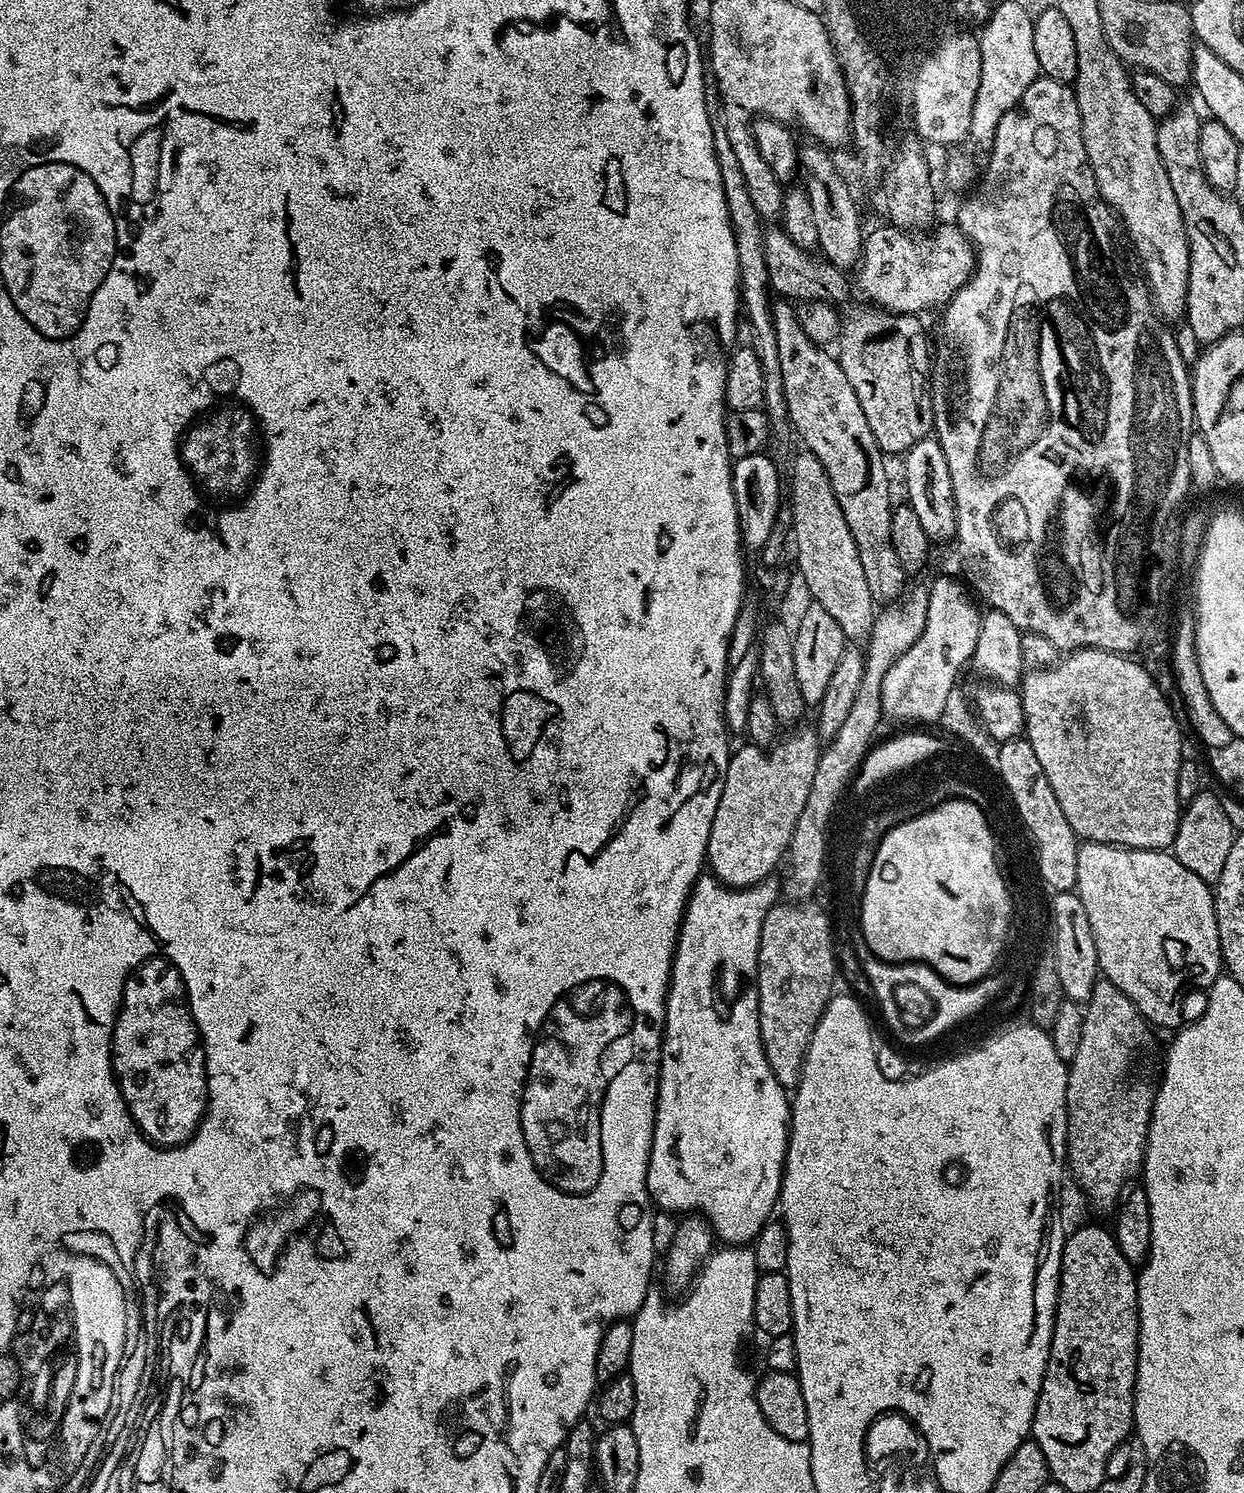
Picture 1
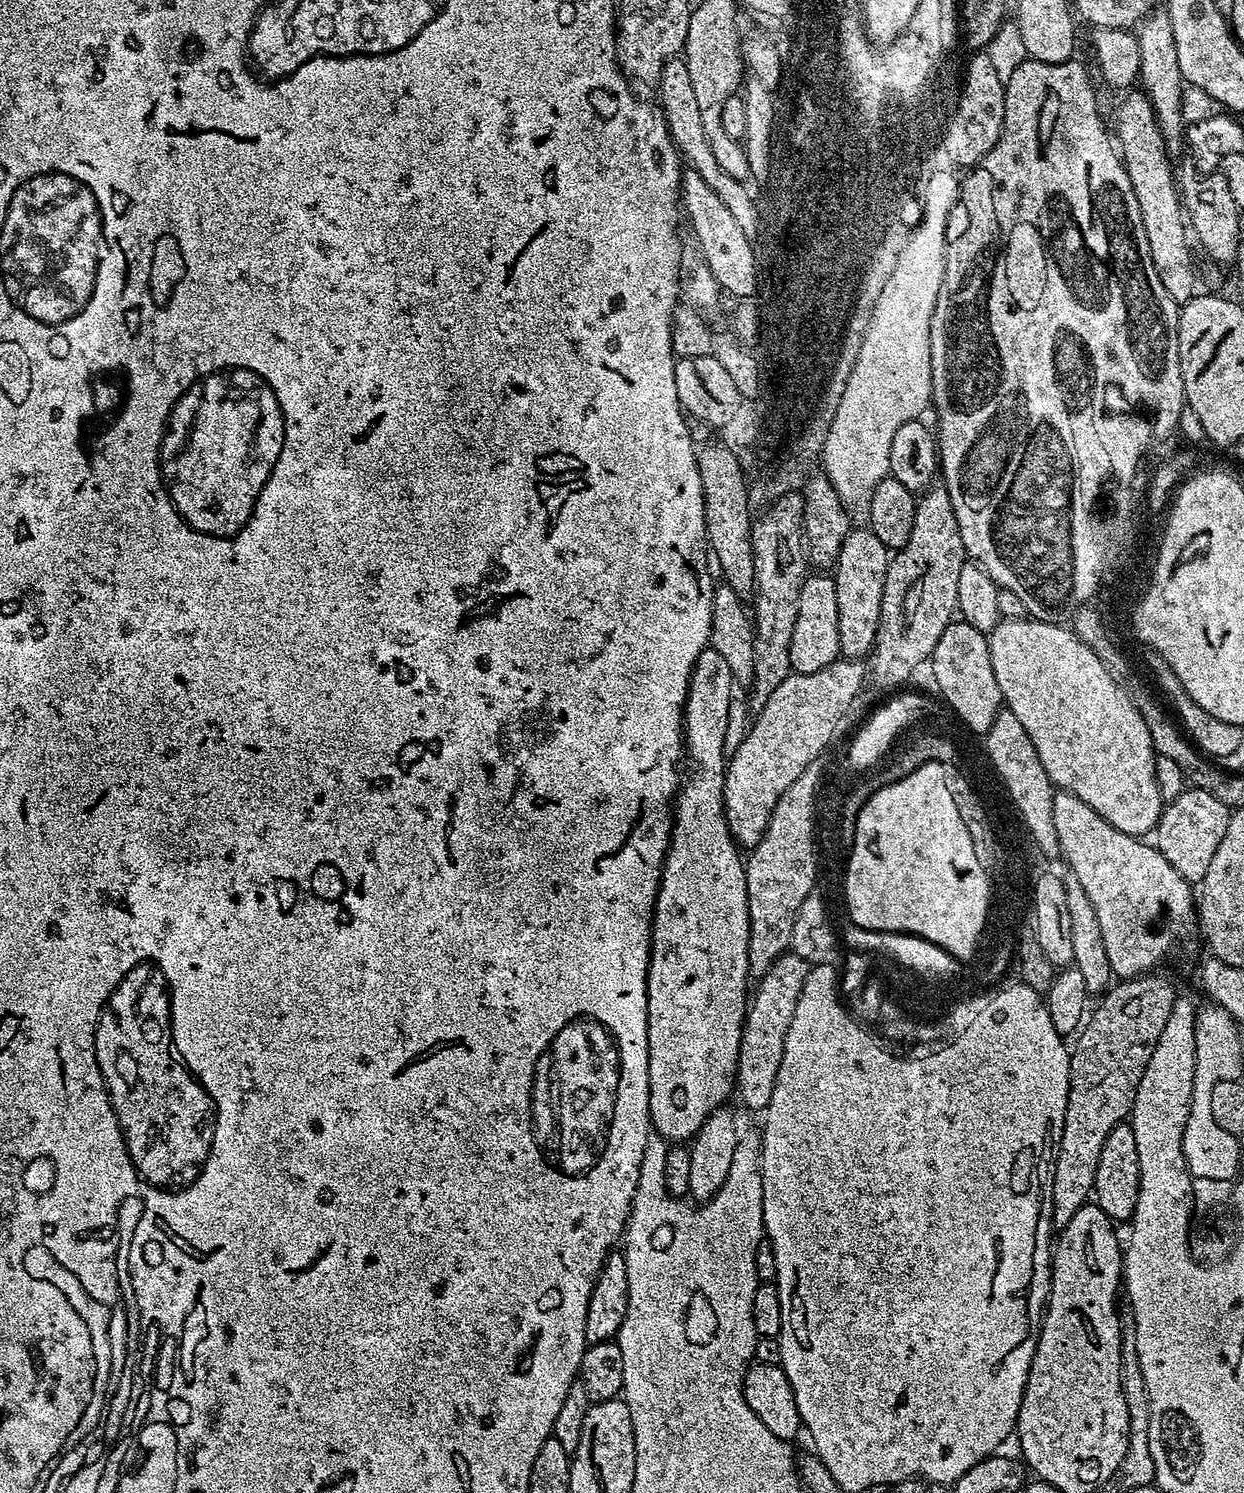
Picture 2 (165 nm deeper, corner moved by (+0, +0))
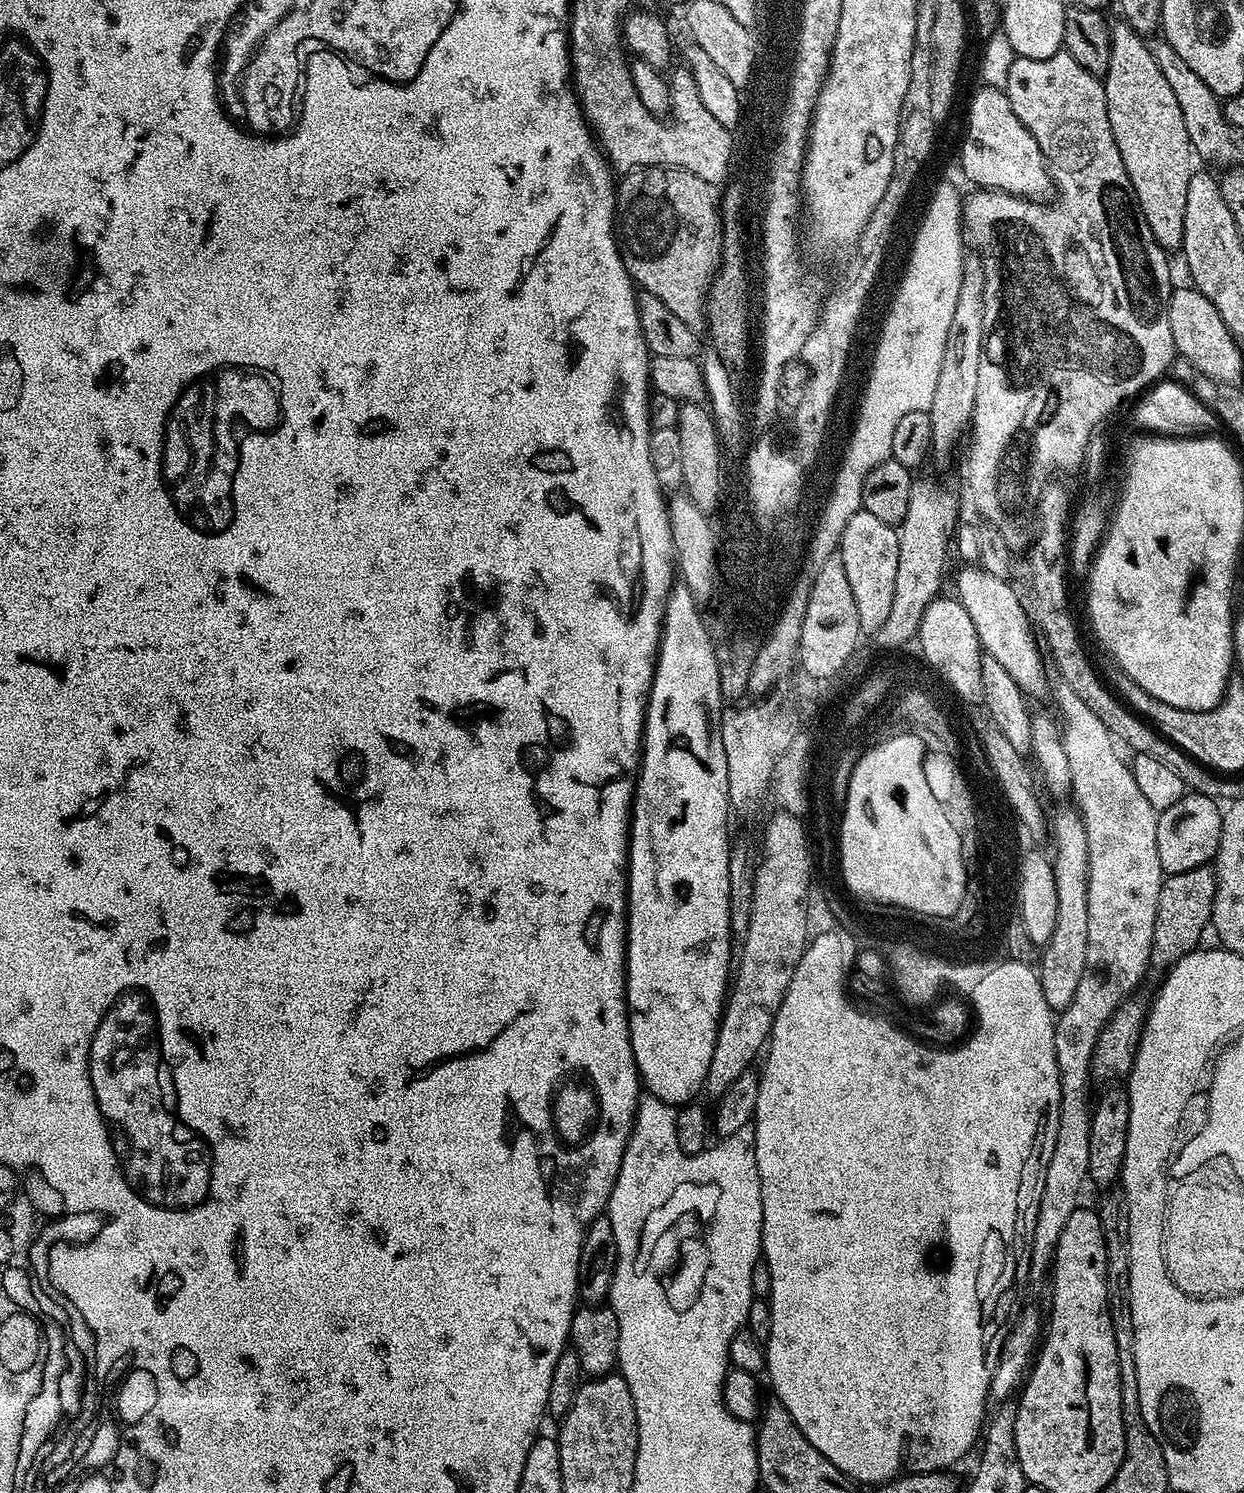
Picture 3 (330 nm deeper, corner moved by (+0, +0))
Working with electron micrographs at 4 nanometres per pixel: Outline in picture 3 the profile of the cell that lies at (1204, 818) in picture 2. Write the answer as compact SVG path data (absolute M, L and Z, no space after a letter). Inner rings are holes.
M1189 791L1174 806L1170 806L1156 818L1158 834L1158 862L1168 876L1194 870L1215 861L1222 834L1222 808L1211 796Z

